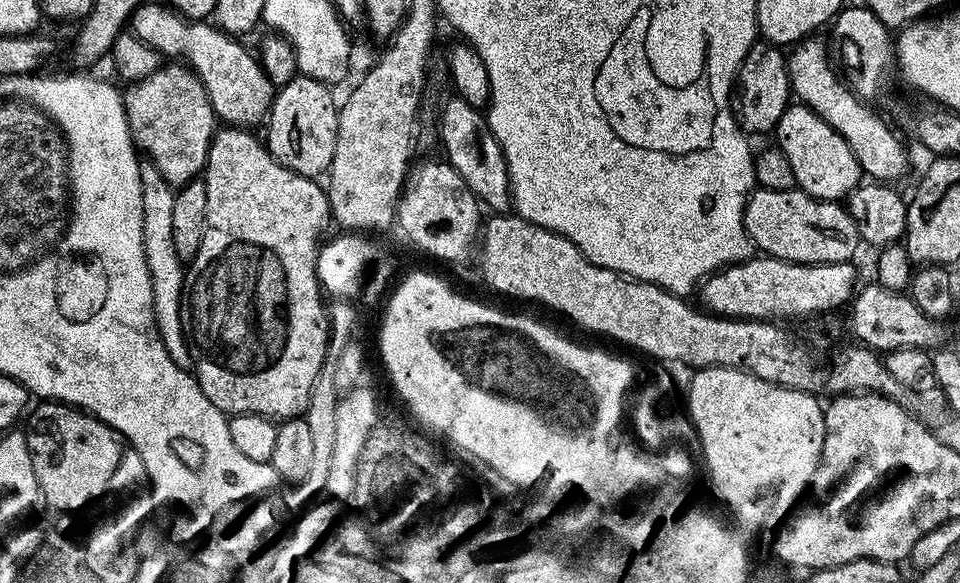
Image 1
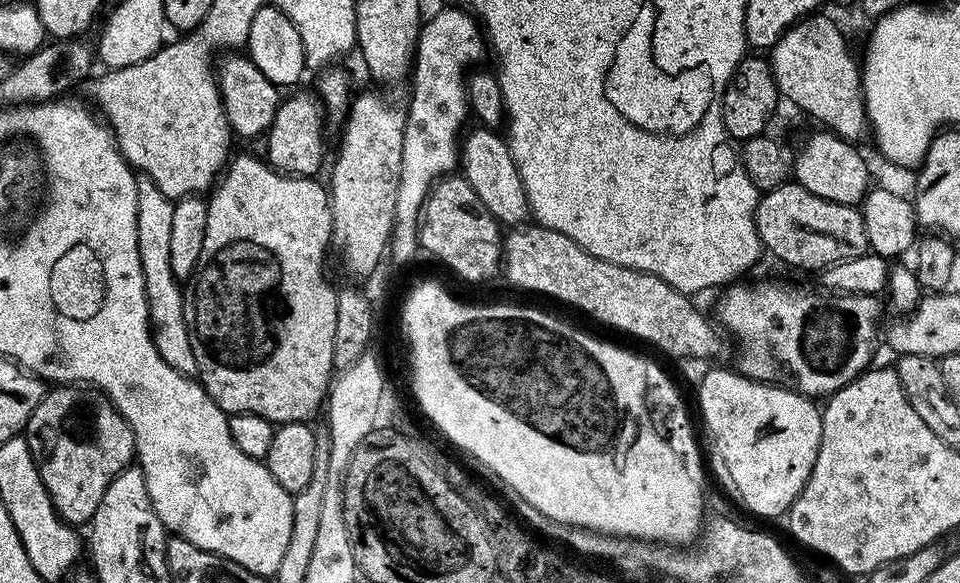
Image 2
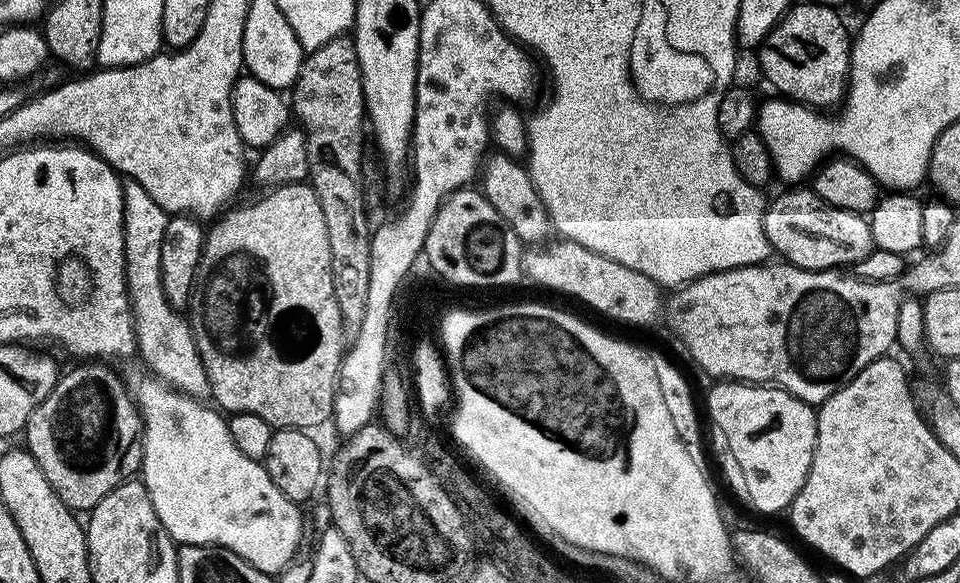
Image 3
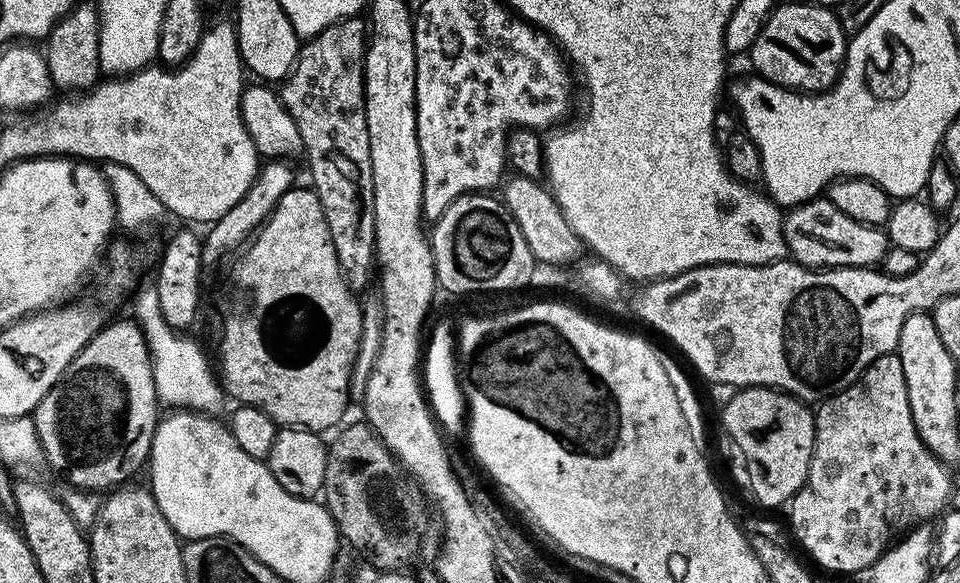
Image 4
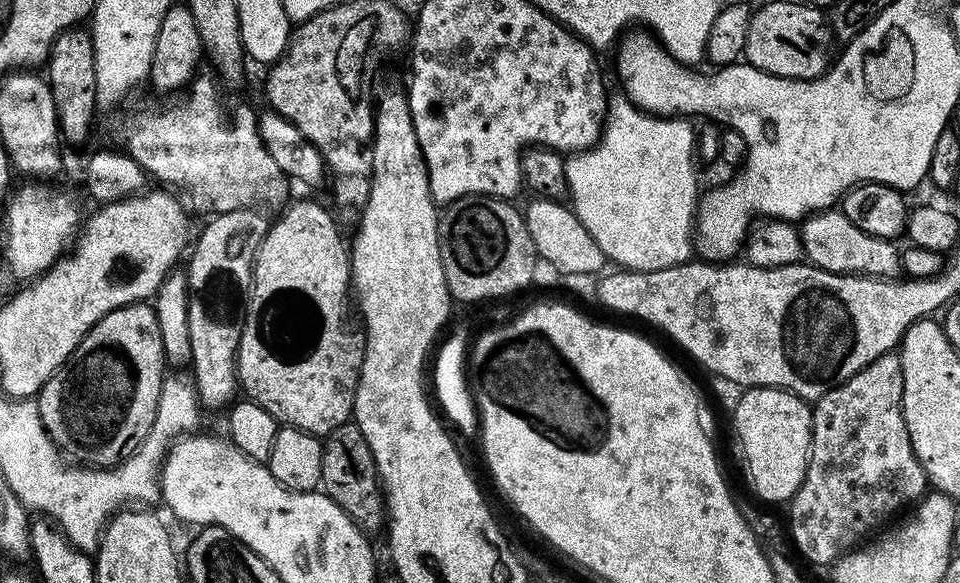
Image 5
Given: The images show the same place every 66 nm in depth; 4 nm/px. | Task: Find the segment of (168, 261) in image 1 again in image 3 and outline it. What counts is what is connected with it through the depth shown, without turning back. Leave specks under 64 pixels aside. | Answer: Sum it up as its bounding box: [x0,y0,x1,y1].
[124,179,209,398]

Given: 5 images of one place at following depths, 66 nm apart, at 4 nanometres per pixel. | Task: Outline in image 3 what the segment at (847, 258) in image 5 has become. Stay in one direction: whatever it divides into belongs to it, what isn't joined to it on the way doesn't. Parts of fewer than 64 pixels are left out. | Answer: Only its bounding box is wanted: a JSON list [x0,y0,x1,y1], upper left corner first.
[764,186,873,272]

